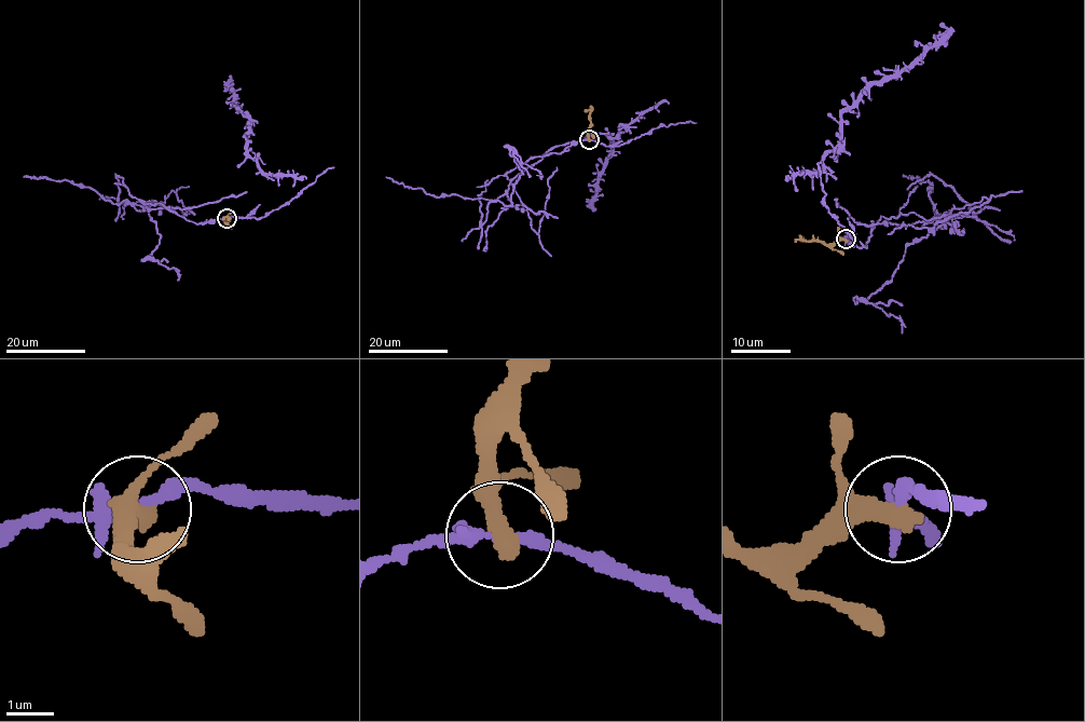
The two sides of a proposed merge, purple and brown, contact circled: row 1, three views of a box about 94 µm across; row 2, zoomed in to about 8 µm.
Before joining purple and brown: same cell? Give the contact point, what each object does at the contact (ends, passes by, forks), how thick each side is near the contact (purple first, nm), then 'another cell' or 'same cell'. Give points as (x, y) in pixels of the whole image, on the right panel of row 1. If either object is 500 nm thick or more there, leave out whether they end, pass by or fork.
at (846, 239); purple forks there; brown ends there; 240 nm thick on the purple side, 480 nm on the other; another cell

